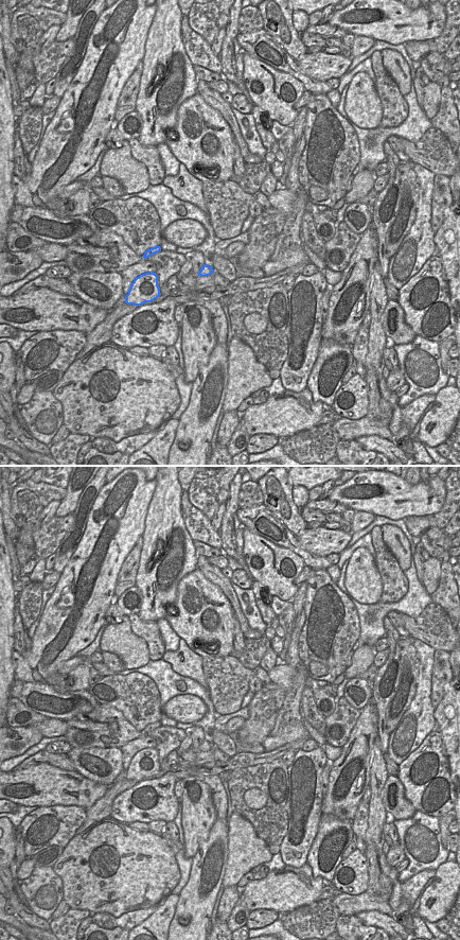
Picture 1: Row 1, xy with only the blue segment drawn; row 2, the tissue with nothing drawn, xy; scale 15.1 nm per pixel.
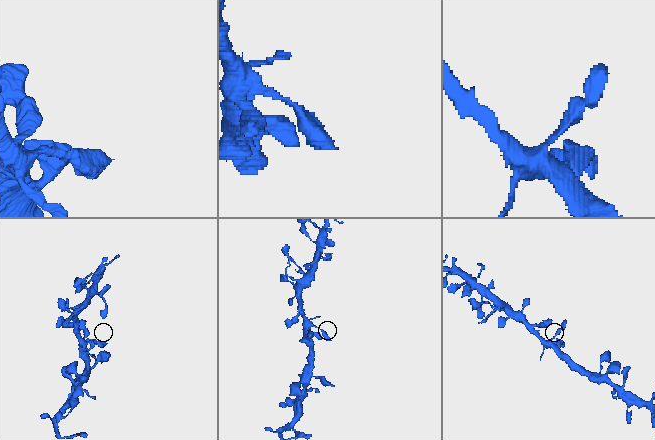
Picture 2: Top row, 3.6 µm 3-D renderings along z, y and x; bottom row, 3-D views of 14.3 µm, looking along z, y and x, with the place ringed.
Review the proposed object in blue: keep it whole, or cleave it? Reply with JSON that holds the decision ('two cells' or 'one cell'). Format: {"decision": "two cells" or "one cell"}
{"decision": "one cell"}

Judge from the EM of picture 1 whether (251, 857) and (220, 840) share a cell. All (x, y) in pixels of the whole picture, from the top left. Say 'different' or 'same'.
different

